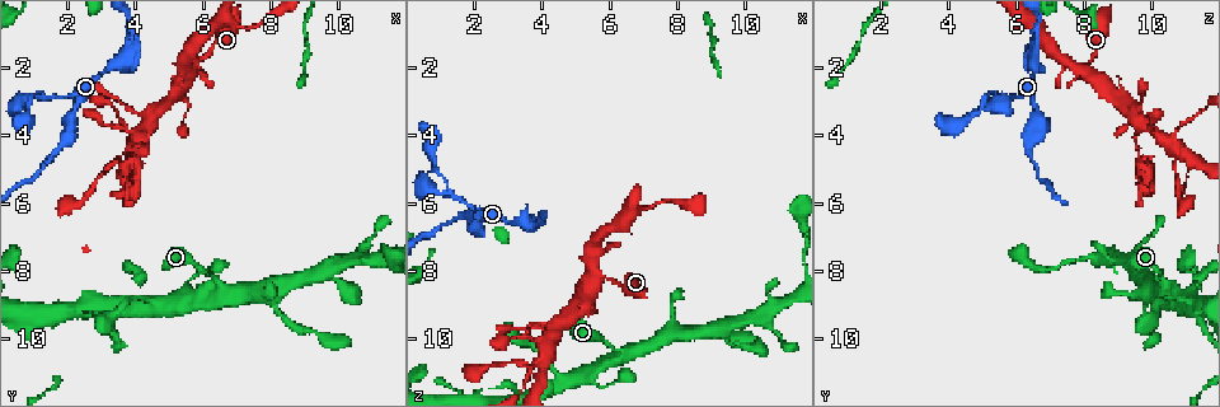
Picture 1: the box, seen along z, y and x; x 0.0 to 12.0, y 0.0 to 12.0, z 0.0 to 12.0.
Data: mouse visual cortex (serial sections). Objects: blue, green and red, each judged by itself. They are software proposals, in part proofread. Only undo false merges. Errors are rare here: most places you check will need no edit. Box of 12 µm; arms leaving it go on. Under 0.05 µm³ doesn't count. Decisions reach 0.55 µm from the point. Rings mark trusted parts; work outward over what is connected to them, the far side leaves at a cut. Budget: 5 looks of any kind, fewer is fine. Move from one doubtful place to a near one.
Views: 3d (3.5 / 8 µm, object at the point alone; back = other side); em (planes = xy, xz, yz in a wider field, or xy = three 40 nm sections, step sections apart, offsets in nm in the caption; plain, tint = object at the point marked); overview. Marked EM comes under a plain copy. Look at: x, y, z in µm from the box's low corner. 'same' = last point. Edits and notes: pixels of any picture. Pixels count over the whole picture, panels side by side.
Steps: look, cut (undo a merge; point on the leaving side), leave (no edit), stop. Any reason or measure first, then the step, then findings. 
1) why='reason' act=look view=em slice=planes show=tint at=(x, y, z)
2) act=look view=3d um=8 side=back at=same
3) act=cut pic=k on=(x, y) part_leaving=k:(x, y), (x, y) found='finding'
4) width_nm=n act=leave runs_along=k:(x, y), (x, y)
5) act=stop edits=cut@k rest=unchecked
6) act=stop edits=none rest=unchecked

why='branch point' act=look view=3d um=8 at=(5.5, 2.1, 8.1)

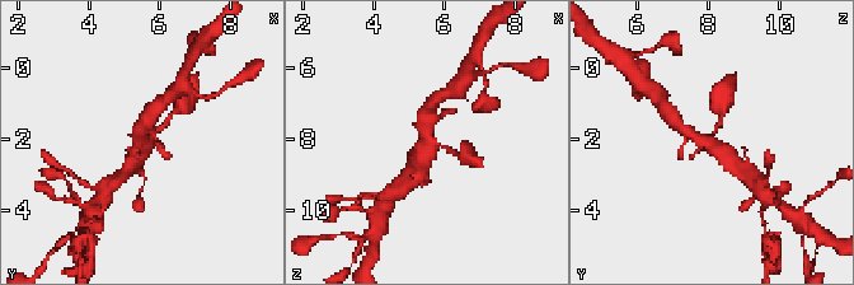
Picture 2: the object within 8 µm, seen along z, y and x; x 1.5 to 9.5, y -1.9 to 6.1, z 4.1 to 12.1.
act=look view=3d um=3.5 at=(5.6, 2.1, 8.1)

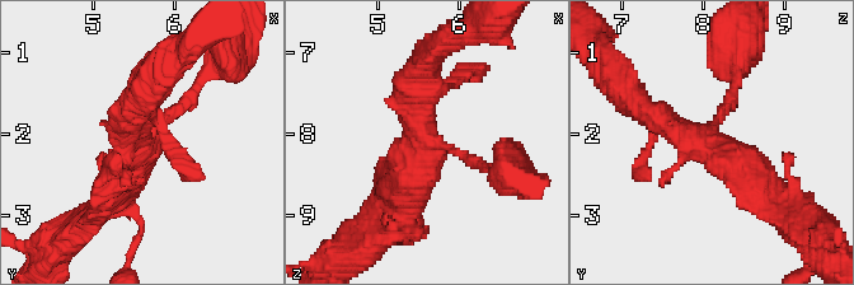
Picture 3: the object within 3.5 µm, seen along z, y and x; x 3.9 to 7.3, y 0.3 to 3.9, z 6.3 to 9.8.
act=look view=em slice=xy step=5 show=tint at=(5.60, 2.10, 8.10)

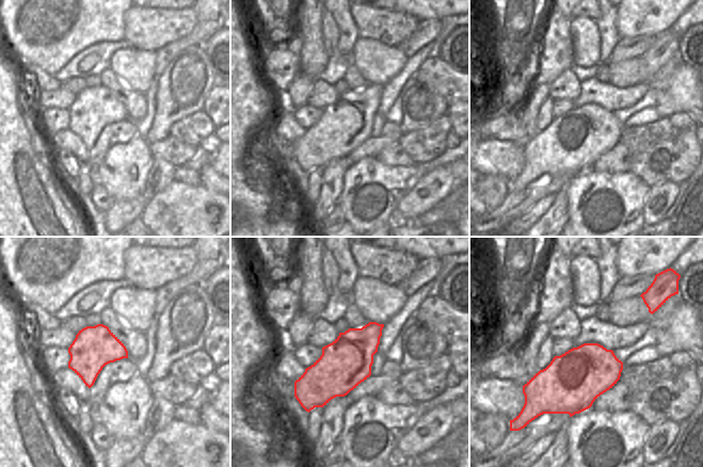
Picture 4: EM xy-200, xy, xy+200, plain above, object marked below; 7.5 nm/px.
act=leave runs_along=3:(200, 83), (141, 141), (118, 192) found='continuous, no second cell'

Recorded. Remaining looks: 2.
why='side arm on a straight run' act=look view=3d um=3.5 side=back at=(1.4, 2.9, 5.8)

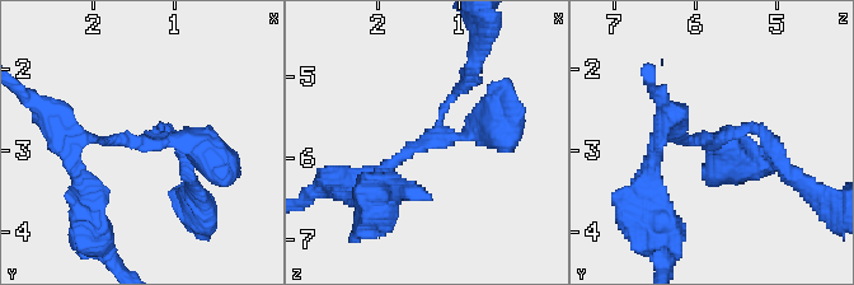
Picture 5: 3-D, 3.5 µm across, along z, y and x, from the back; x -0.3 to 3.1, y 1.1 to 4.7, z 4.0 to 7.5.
arm_widths_nm=150,150,350 act=leave runs_along=5:(359, 186), (430, 140), (468, 82) found='one cell here'

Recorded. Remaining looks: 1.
act=stop edits=none rest=unchecked

